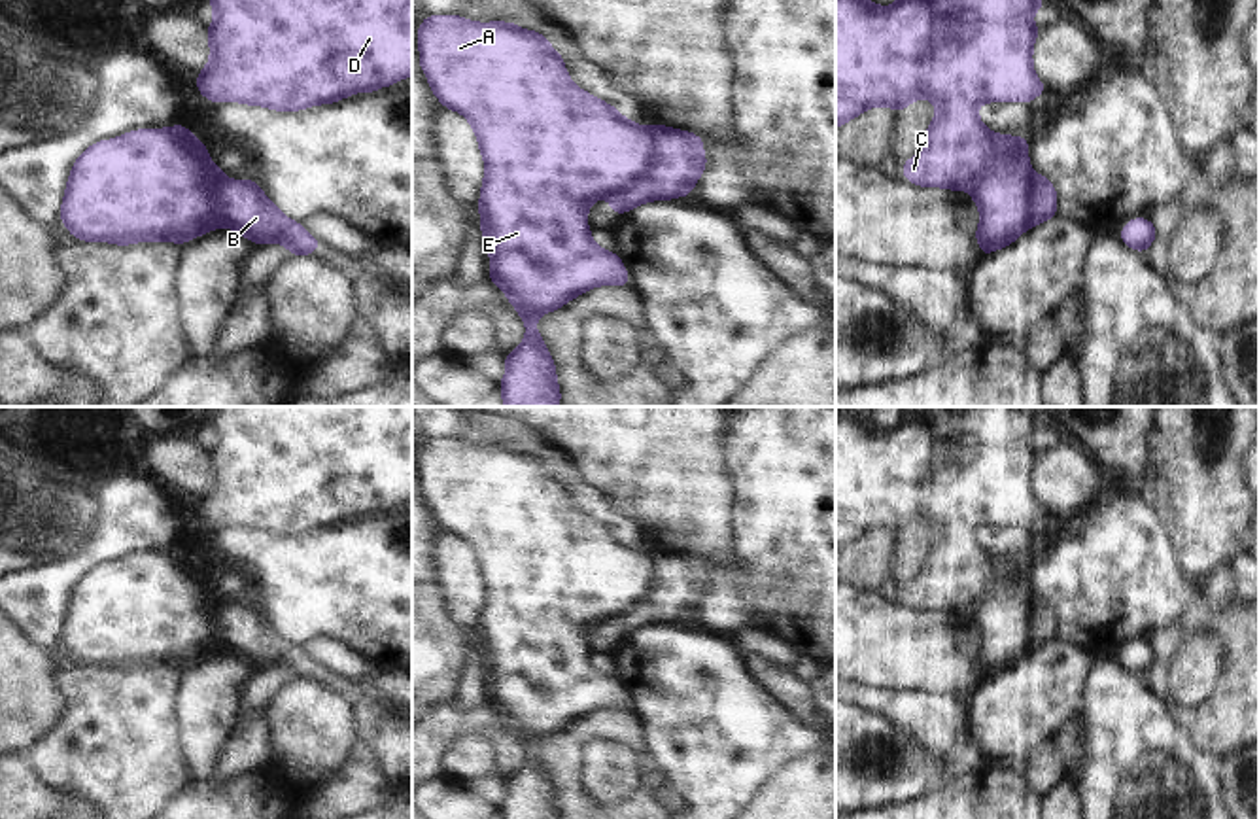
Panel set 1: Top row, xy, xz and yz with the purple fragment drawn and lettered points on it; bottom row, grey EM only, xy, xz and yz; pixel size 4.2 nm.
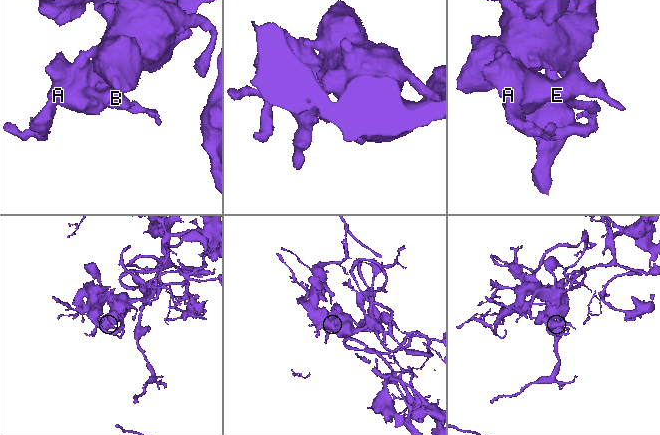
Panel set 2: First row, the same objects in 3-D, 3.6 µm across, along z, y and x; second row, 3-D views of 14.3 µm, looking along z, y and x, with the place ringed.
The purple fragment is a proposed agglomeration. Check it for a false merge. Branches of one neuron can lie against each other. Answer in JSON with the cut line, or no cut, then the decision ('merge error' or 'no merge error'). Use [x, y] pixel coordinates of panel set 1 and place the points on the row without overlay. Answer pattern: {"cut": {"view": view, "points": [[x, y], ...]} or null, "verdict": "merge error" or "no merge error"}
{"cut": {"view": "xz", "points": [[655, 549], [655, 585], [628, 611], [607, 619]]}, "verdict": "merge error"}

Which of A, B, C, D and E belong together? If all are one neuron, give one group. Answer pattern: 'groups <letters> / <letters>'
groups A C D E / B

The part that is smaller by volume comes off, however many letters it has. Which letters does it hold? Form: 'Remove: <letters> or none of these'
Remove: B

